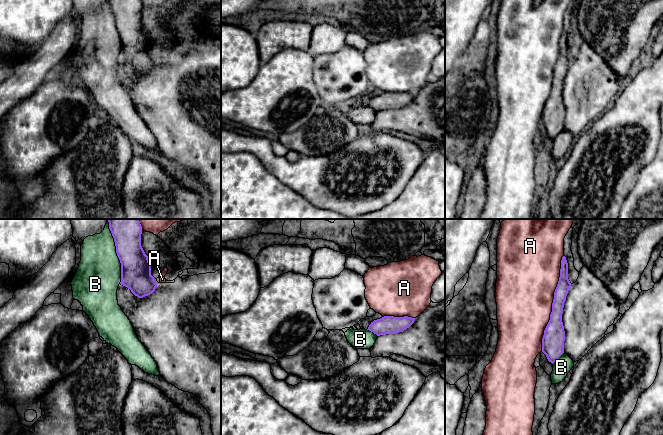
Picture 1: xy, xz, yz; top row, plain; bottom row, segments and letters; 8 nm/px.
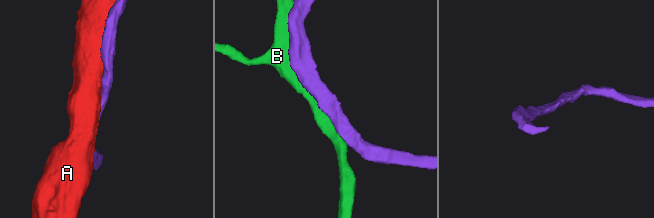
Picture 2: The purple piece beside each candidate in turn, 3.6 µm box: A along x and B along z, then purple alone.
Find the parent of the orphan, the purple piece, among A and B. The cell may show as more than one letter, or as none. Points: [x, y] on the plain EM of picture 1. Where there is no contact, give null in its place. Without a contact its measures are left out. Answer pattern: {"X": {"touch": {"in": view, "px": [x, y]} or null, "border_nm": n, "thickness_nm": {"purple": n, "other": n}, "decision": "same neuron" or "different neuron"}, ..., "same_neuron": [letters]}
{"A": {"touch": {"in": "yz", "px": [552, 79]}, "border_nm": 800, "thickness_nm": {"purple": 170, "other": 460}, "decision": "different neuron"}, "B": {"touch": {"in": "xy", "px": [117, 30]}, "border_nm": 480, "thickness_nm": {"purple": 240, "other": 360}, "decision": "same neuron"}, "same_neuron": ["B"]}

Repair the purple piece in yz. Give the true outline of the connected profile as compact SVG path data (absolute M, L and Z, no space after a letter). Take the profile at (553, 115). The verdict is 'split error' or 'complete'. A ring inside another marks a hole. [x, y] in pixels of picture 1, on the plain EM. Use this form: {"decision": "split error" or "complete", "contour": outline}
{"decision": "complete", "contour": "M566 33L561 36L560 53L554 68L550 96L542 114L542 128L552 140L564 129L565 107L562 98L563 83L571 63L568 55L568 39Z"}

